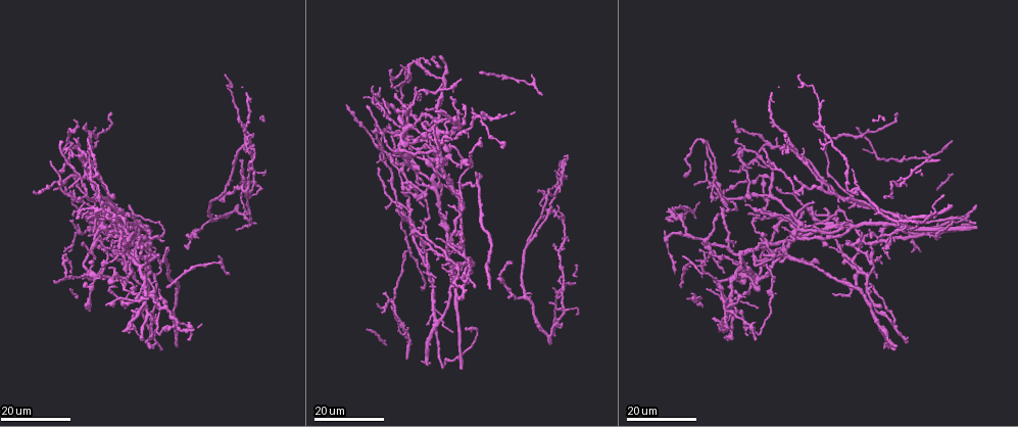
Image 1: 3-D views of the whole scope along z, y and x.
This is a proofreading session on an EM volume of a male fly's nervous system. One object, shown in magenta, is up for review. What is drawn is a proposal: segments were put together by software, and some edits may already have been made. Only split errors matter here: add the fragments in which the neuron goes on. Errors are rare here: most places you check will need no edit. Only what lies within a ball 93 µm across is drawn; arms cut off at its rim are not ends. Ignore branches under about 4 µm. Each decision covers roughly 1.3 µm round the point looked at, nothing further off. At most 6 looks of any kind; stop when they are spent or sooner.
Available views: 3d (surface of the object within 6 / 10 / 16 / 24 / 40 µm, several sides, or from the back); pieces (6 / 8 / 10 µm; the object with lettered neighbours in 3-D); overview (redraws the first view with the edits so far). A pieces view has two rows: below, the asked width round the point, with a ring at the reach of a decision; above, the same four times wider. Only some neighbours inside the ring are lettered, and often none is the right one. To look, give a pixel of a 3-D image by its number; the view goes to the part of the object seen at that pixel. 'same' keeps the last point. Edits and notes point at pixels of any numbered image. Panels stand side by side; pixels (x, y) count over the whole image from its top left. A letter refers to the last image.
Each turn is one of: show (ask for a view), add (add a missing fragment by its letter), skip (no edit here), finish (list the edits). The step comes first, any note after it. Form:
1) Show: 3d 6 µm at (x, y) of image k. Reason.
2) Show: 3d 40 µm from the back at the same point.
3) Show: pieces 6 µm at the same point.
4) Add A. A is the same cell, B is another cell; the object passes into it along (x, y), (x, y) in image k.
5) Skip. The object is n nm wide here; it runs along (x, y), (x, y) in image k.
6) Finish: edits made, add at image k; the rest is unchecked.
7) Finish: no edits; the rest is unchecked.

Show: 3d 16 µm at (815, 203) of image 1. An open end.

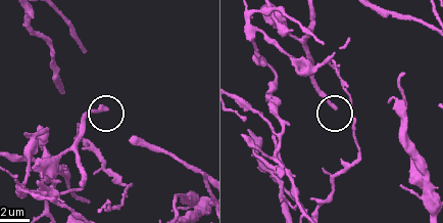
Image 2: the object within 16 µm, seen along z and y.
Show: pieces 6 µm at (335, 107) of image 2.

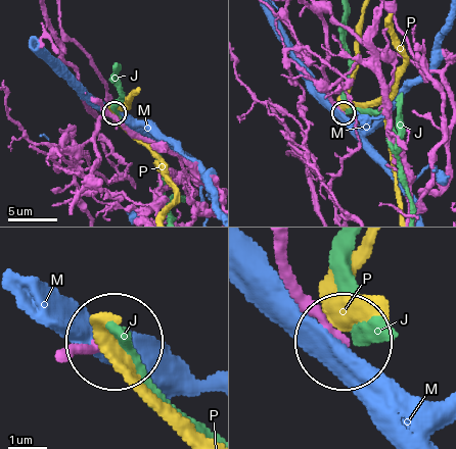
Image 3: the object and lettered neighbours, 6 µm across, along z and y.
Skip. J, M and P are other cells; it runs along (283, 250), (300, 289), (338, 334) in image 3; none of them fits.

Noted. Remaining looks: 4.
Show: 3d 16 µm at (436, 237) of image 1. Branch stops here.

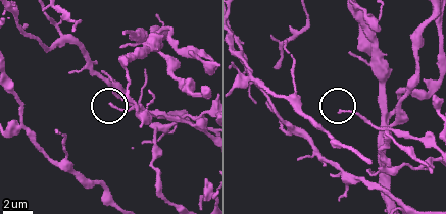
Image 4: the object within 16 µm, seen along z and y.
Show: pieces 8 µm at (340, 110) of image 4. See the neighbours.

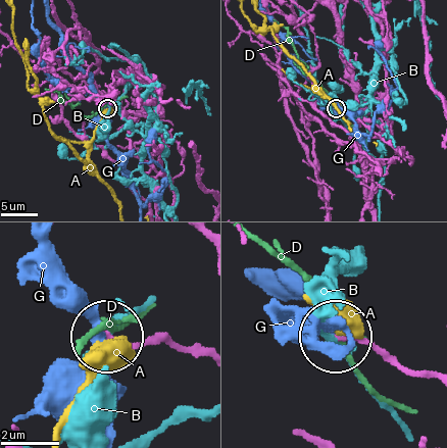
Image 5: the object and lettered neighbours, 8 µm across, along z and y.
Skip. A, B, D and G are other cells; it runs along (198, 356), (112, 337) in image 5; no lettered fragment goes on from it.

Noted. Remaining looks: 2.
Show: 3d 24 µm at (403, 126) of image 1. Thin end.

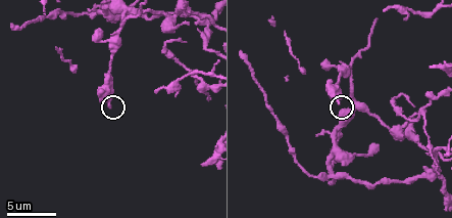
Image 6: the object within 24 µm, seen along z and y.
Show: pieces 8 µm at (339, 104) of image 6.

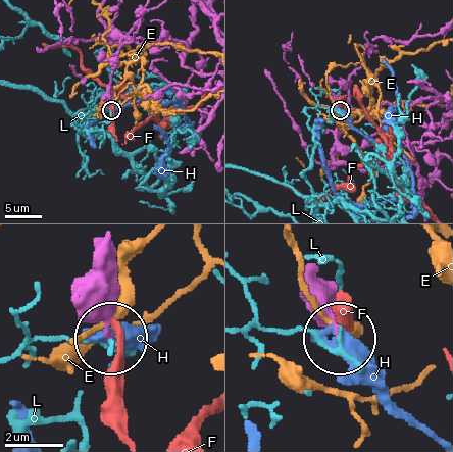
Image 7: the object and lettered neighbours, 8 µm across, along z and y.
Skip. E, F, H and L are other cells; it runs along (335, 286), (342, 333) in image 7; no lettered fragment goes on from it.

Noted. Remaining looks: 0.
Finish: no edits; the rest is unchecked.

